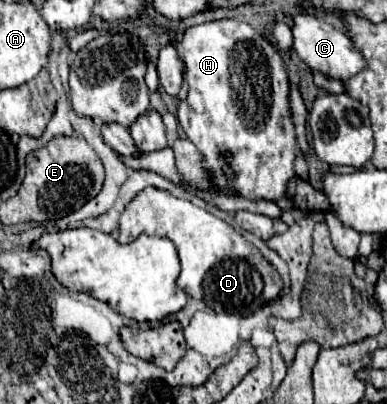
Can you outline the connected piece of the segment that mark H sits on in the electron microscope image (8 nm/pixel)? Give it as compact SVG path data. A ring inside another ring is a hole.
M237 19L209 21L191 27L185 31L177 49L187 67L189 83L189 95L181 101L177 117L187 139L193 141L203 155L203 167L211 175L211 183L221 191L235 191L249 201L285 199L289 181L297 177L293 161L299 149L289 105L289 71L279 51L257 29Z

